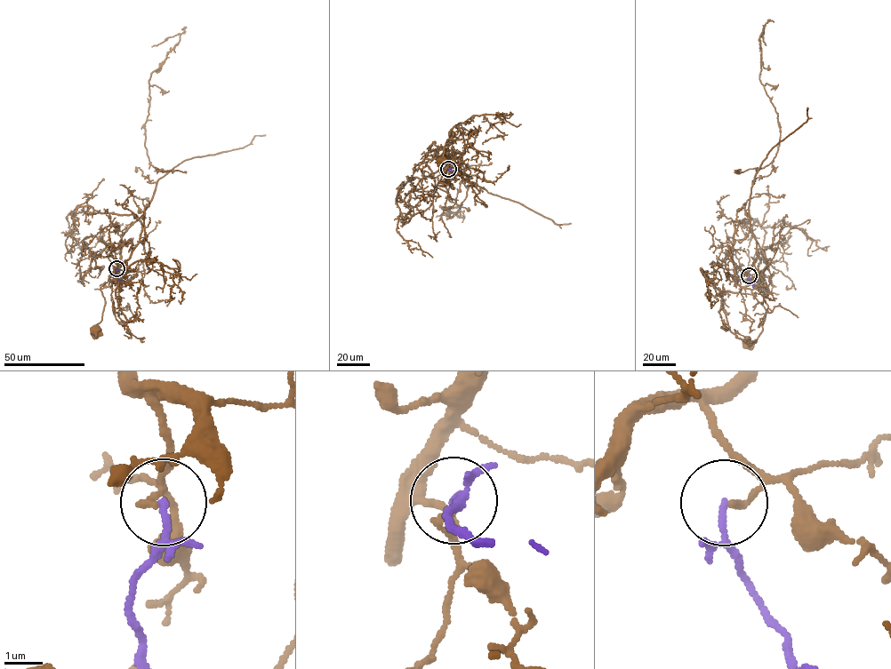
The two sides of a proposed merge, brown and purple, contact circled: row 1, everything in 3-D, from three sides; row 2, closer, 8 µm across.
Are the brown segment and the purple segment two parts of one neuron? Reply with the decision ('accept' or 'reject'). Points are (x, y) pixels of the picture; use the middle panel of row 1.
reject

